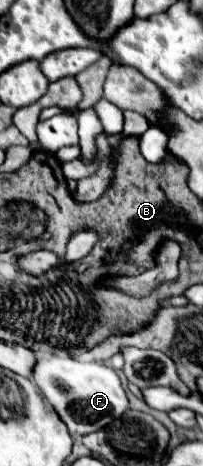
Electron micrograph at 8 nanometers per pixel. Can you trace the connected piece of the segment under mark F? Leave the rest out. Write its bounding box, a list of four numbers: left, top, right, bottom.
[32,350,130,435]

